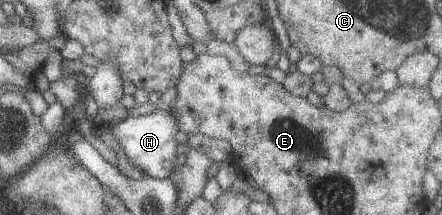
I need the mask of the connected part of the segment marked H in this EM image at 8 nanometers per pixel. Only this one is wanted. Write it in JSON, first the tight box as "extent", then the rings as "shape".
{"extent":[103,106,179,178],"shape":[[[160,106],[153,112],[144,115],[127,115],[125,119],[117,121],[109,128],[103,129],[103,131],[111,133],[114,140],[118,142],[119,148],[123,150],[129,164],[143,172],[147,177],[167,178],[178,164],[179,158],[175,157],[177,144],[173,140],[173,135],[178,130],[176,129],[176,120],[168,108]]]}

